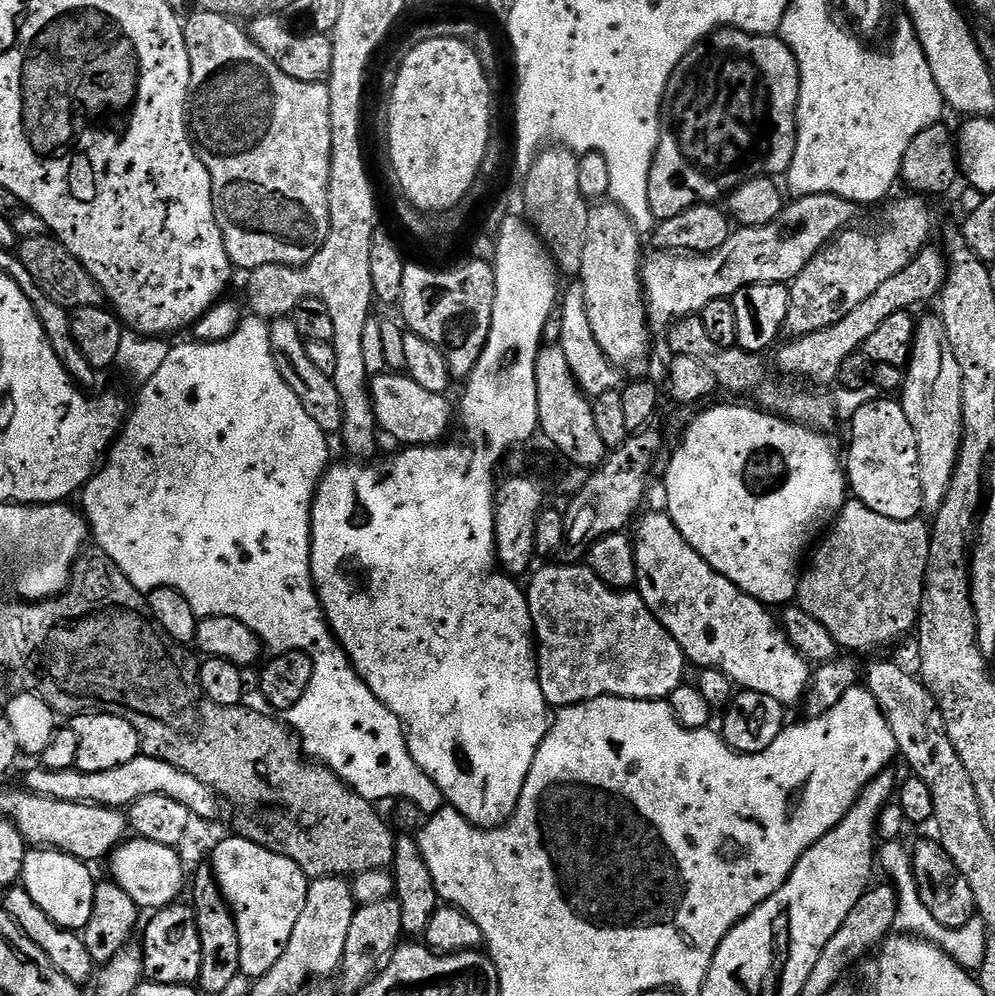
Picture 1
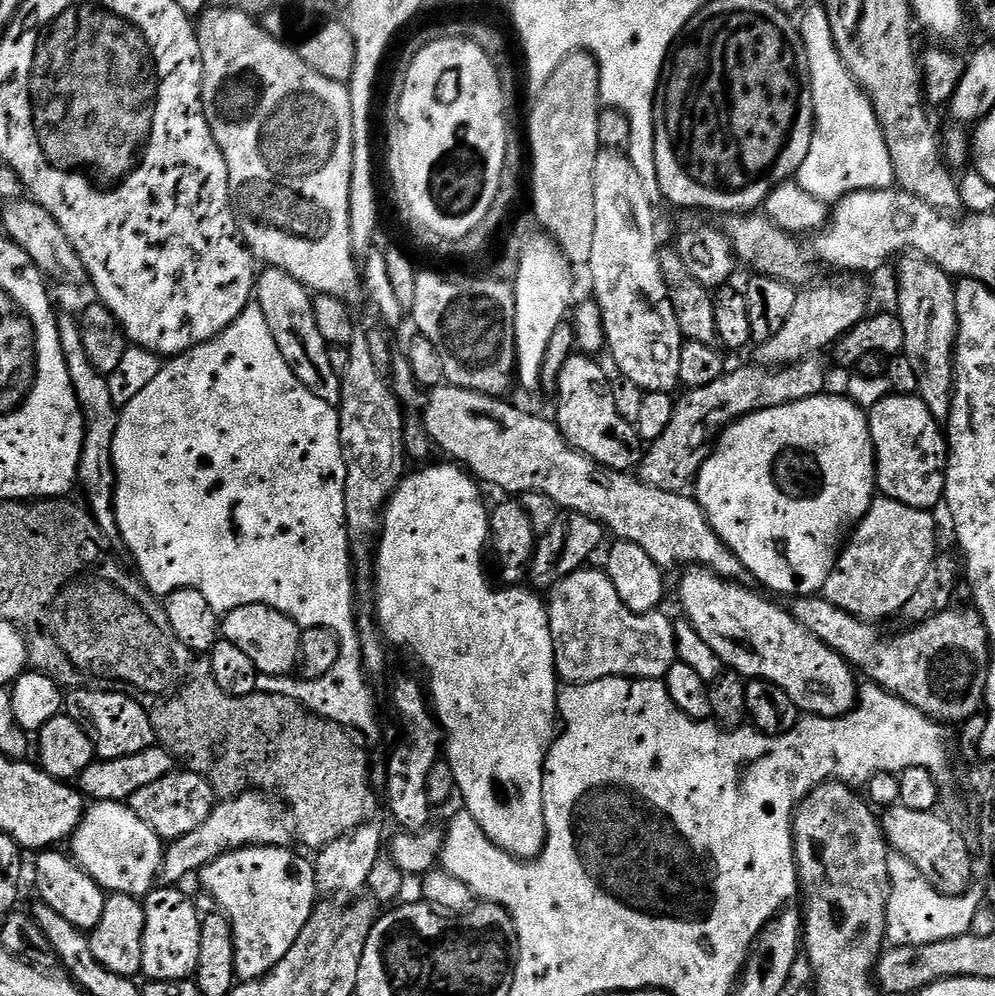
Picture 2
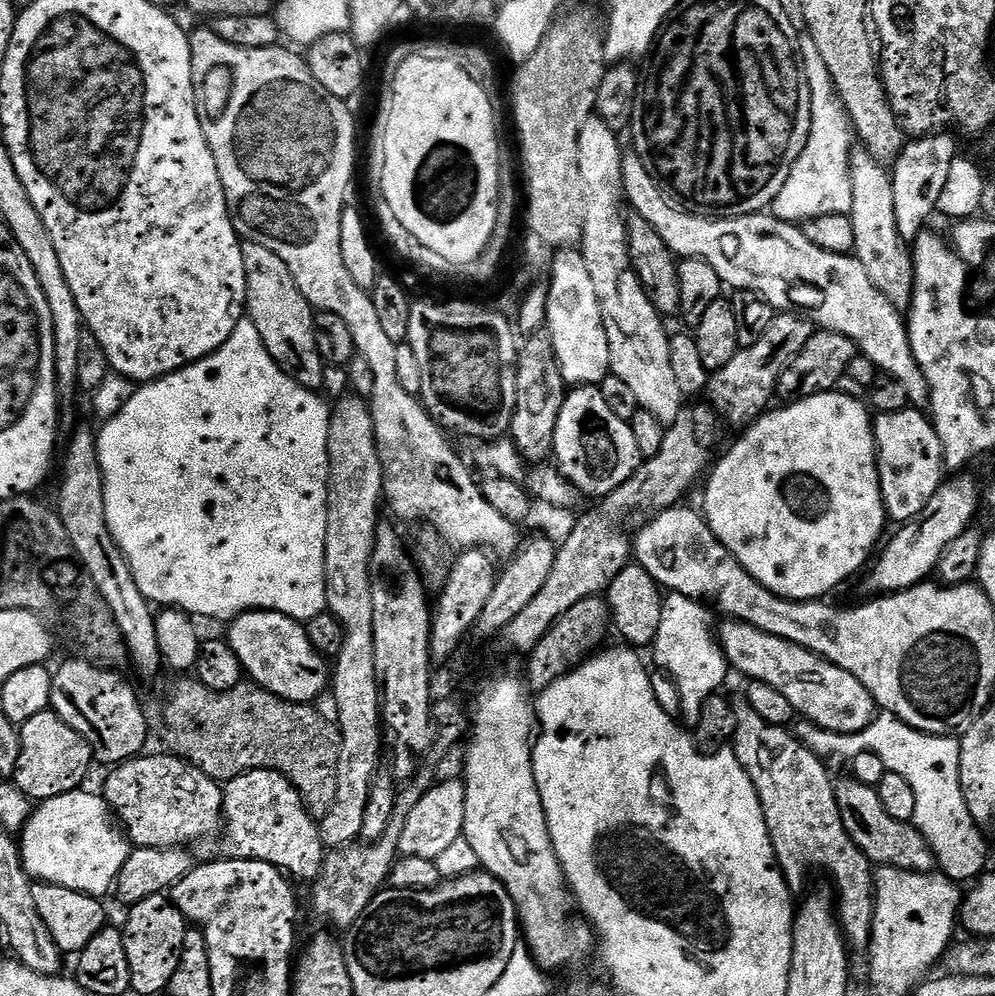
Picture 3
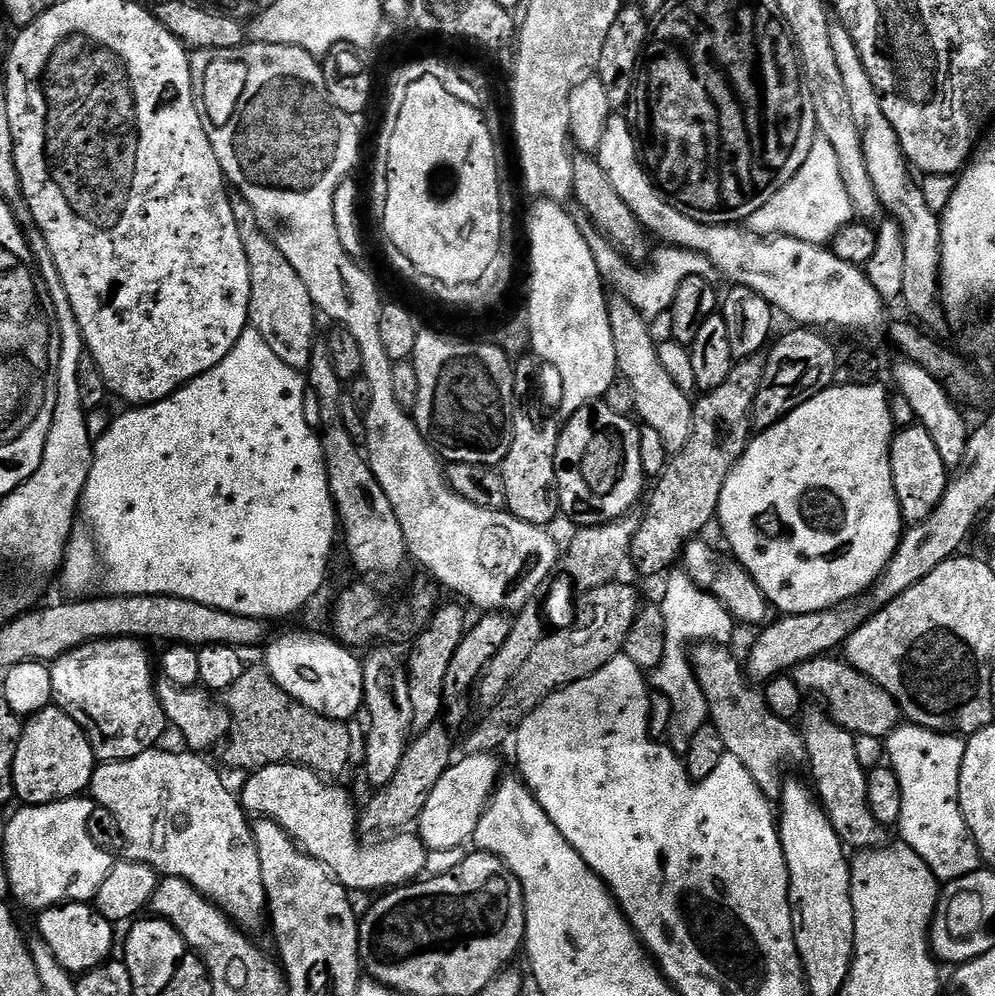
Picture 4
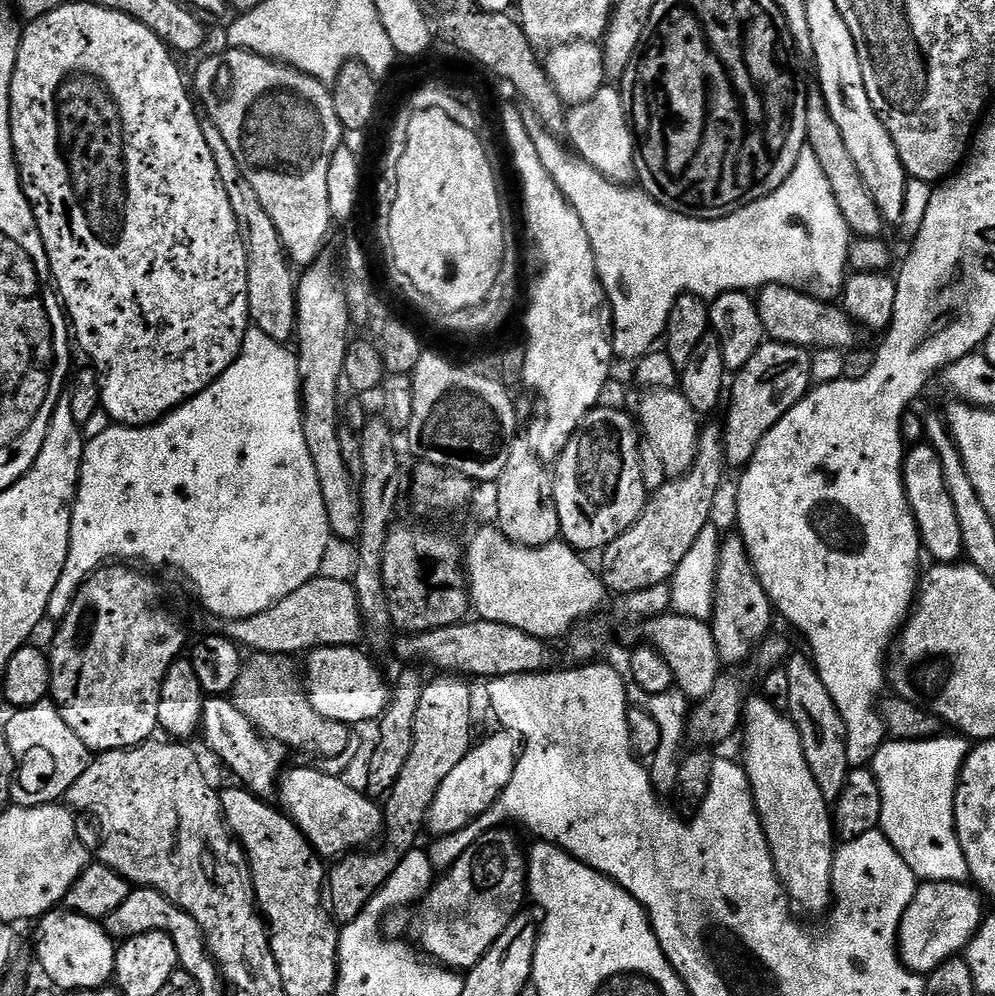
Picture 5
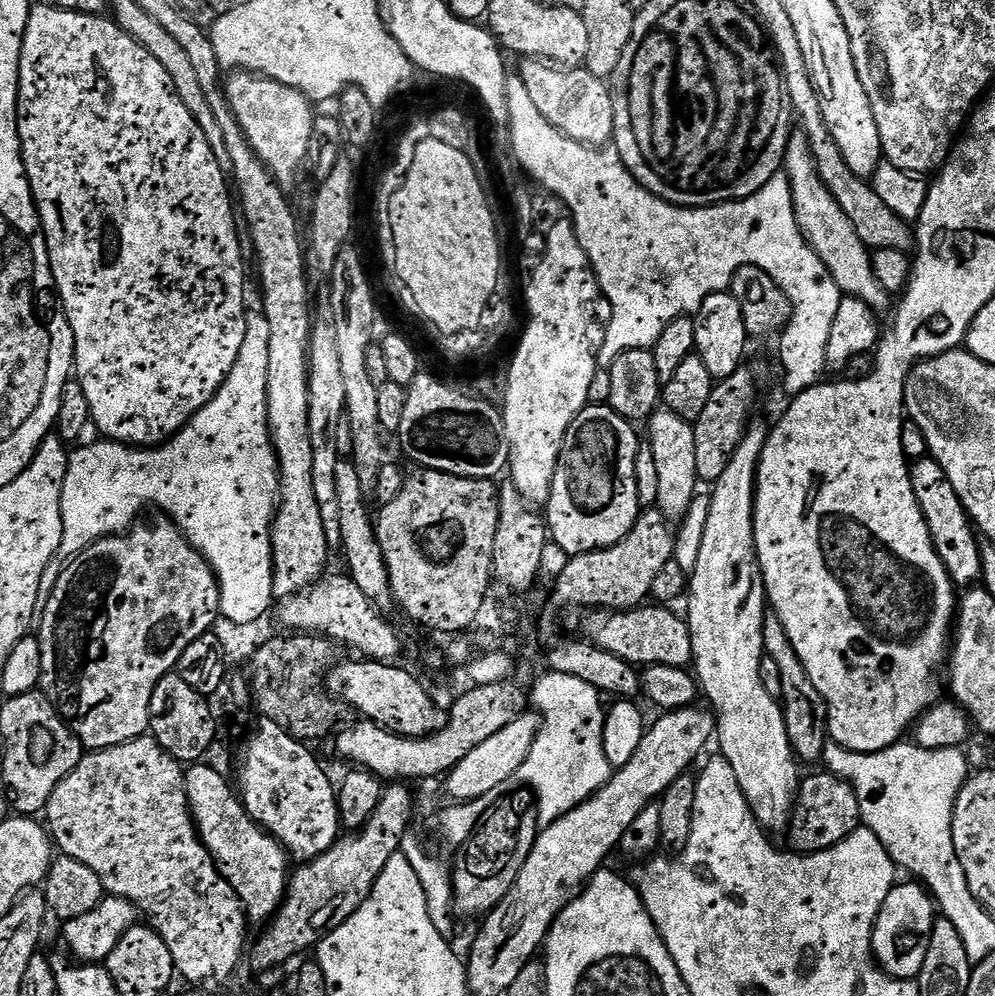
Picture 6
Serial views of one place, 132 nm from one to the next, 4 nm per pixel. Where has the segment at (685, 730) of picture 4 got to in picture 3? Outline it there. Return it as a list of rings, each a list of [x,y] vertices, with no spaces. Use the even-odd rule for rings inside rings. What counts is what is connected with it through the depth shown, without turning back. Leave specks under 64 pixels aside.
[[[669,593],[664,600],[662,622],[650,646],[654,668],[665,673],[679,692],[679,715],[695,723],[705,711],[708,699],[715,695],[730,672],[719,641],[710,626],[710,614],[701,603],[688,597]]]

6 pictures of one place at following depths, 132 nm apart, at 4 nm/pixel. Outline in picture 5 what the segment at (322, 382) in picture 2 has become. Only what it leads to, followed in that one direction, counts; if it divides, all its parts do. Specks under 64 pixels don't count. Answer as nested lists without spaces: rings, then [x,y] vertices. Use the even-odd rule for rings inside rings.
[[[205,119],[202,123],[202,134],[206,138],[206,146],[210,146],[210,154],[214,154],[214,166],[218,166],[218,178],[222,182],[222,190],[226,190],[226,198],[230,198],[230,210],[234,210],[234,218],[238,222],[240,237],[244,240],[246,262],[248,263],[248,315],[251,323],[262,334],[281,342],[288,342],[296,335],[296,285],[297,277],[290,257],[280,241],[278,230],[266,214],[266,206],[258,199],[254,186],[242,174],[242,166],[234,159],[230,146],[226,146],[226,138],[222,138],[222,130],[214,126],[214,122]]]

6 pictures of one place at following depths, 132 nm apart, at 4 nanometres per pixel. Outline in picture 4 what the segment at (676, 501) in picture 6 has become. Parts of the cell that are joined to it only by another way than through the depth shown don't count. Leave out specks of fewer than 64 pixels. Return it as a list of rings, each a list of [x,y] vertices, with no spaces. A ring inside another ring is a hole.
[[[613,299],[608,305],[610,330],[614,338],[614,354],[619,375],[630,382],[636,403],[635,415],[643,423],[654,426],[665,446],[678,450],[686,442],[690,430],[690,414],[693,401],[689,393],[678,390],[672,379],[662,370],[656,353],[657,341],[648,333],[649,321],[641,316],[629,300]],[[673,444],[673,445],[672,445]]]

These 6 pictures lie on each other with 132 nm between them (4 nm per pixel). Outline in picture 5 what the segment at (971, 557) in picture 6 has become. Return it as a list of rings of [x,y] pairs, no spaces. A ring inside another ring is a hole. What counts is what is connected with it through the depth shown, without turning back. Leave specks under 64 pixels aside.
[[[921,442],[911,445],[904,458],[904,492],[920,531],[920,542],[925,553],[933,556],[936,564],[954,564],[964,556],[962,529],[958,526],[958,514],[950,490],[946,490],[946,474],[942,474],[942,458],[931,444]]]

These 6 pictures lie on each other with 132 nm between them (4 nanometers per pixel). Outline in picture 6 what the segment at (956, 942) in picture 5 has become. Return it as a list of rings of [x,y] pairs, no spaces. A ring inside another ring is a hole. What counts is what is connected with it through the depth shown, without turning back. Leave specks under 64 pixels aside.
[[[919,882],[908,883],[912,884],[897,883],[896,887],[890,890],[890,894],[886,894],[886,902],[882,902],[882,910],[872,931],[872,954],[876,963],[897,980],[916,980],[919,977],[922,962],[926,962],[926,950],[930,946],[932,927],[938,918],[938,908],[931,892]]]

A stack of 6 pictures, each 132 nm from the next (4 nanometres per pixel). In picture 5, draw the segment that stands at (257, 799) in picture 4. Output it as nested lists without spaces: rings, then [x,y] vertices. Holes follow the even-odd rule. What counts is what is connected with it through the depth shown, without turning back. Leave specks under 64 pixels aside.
[[[316,768],[285,771],[278,784],[279,796],[283,811],[292,817],[300,833],[324,858],[340,858],[371,845],[368,843],[376,835],[379,837],[384,827],[381,805],[373,797],[350,789],[339,775],[331,776]]]

